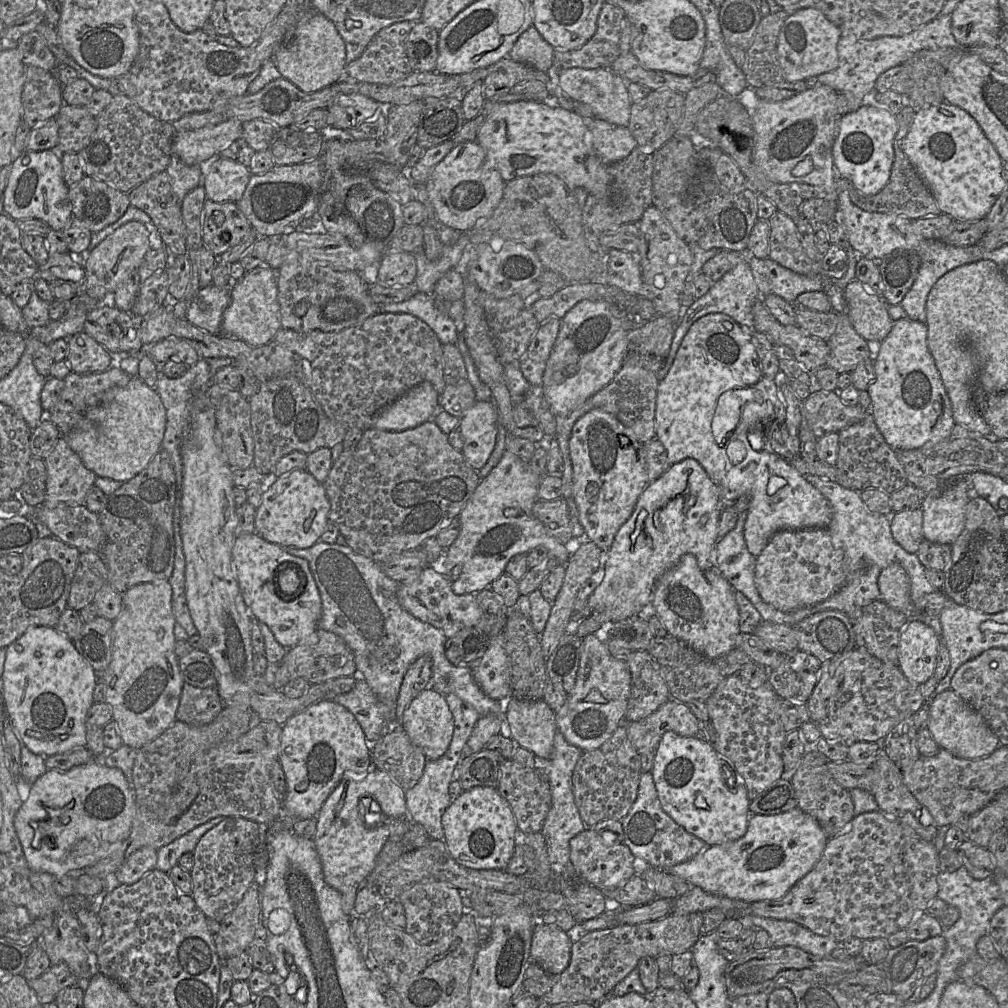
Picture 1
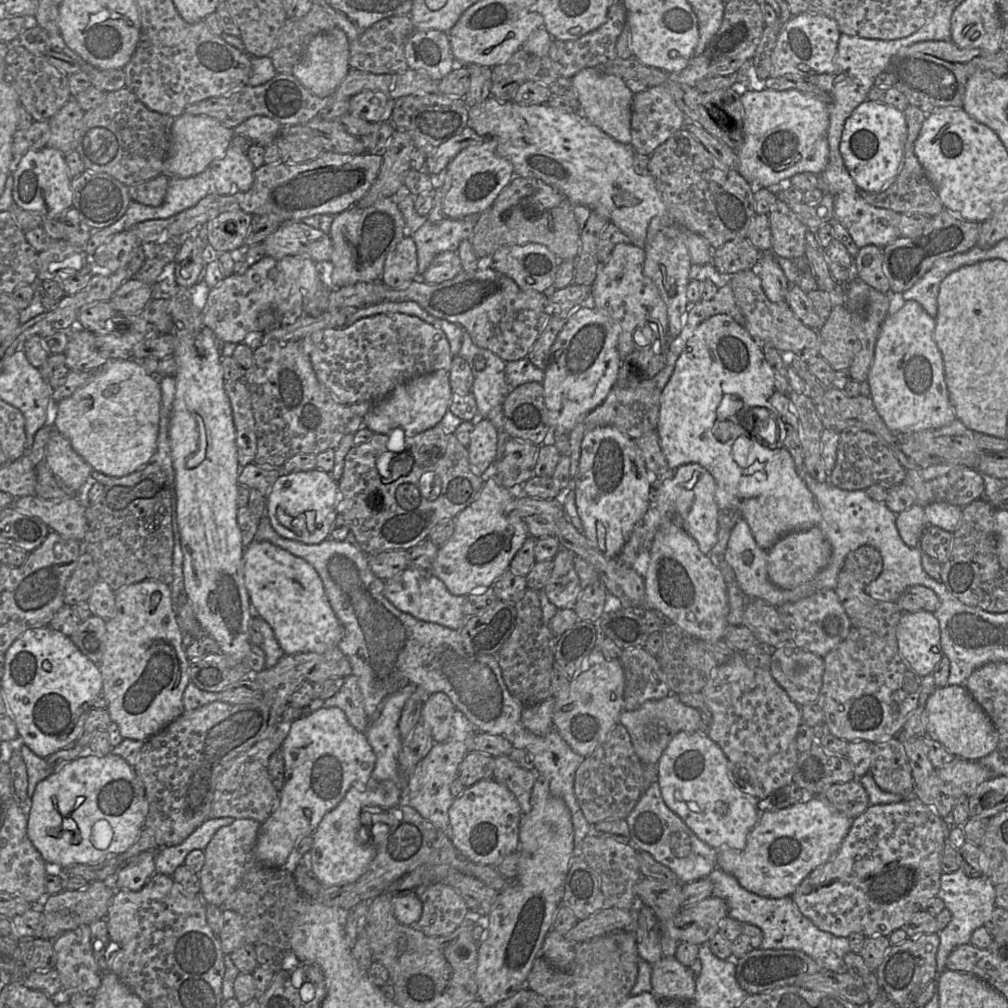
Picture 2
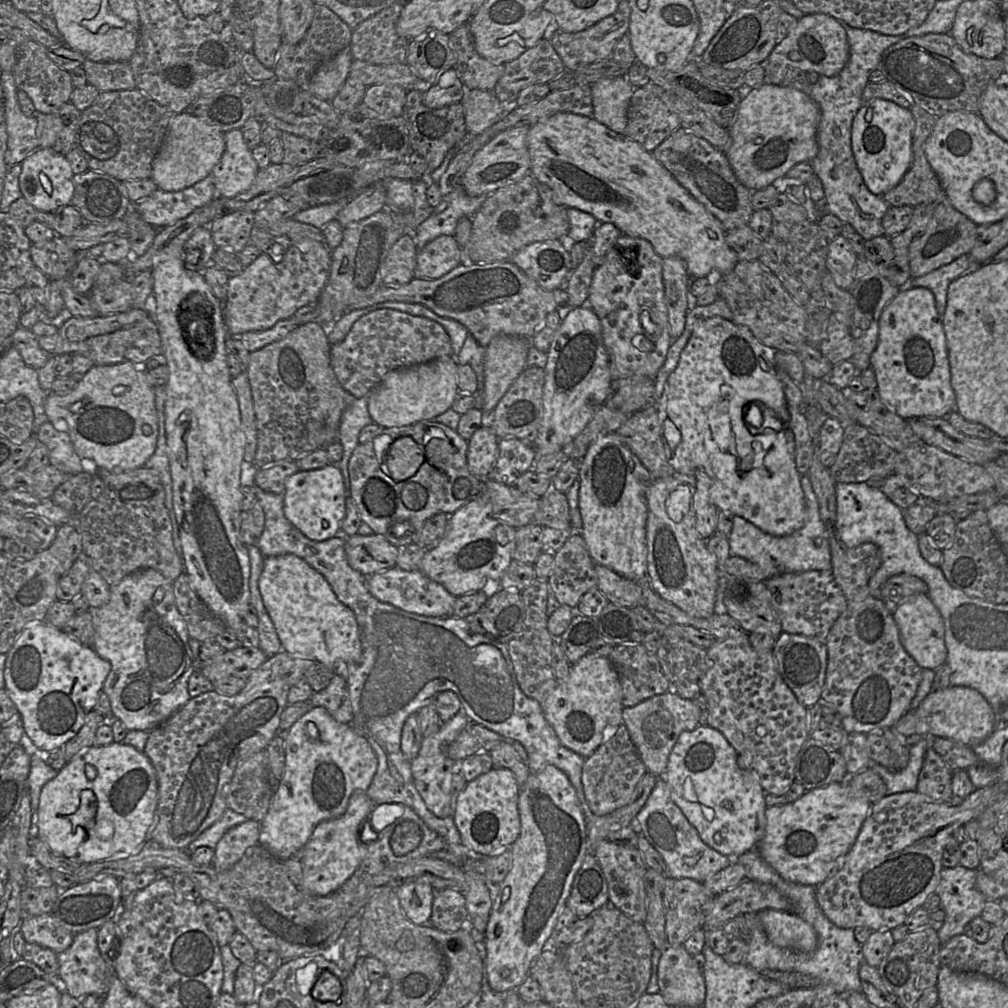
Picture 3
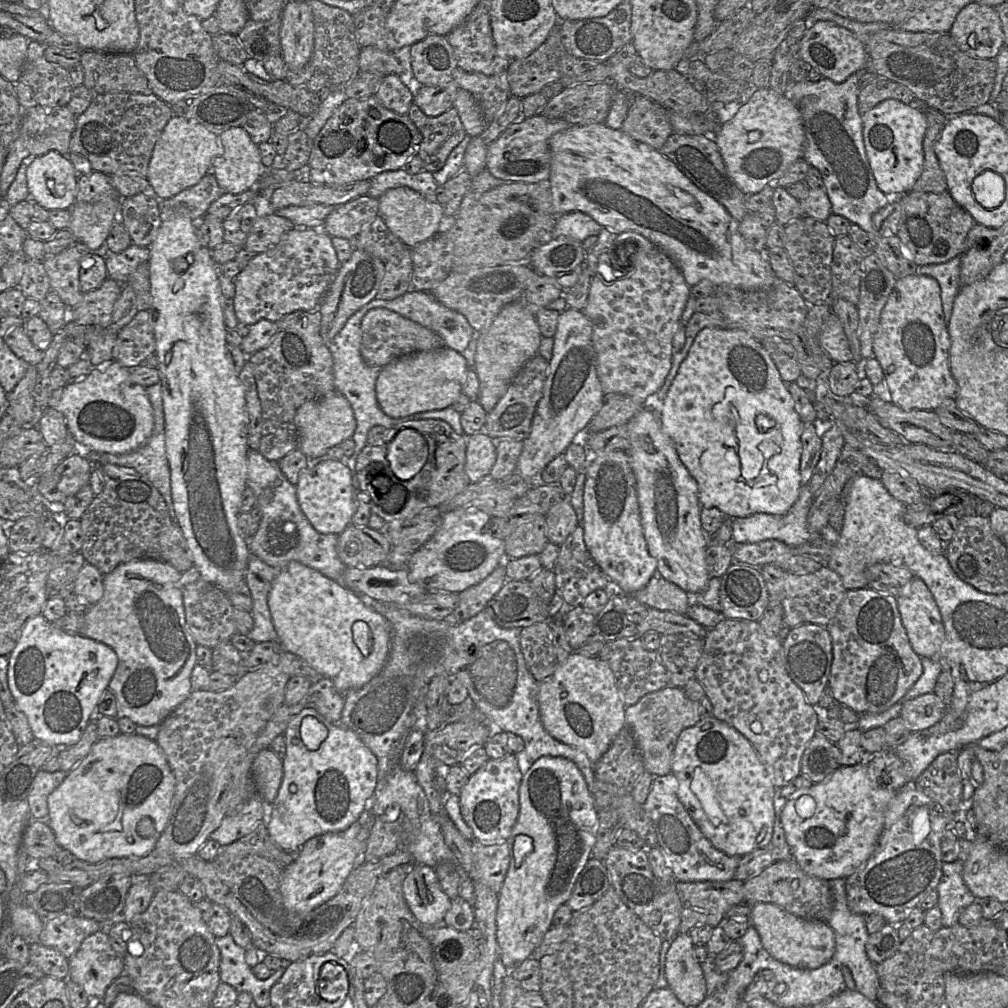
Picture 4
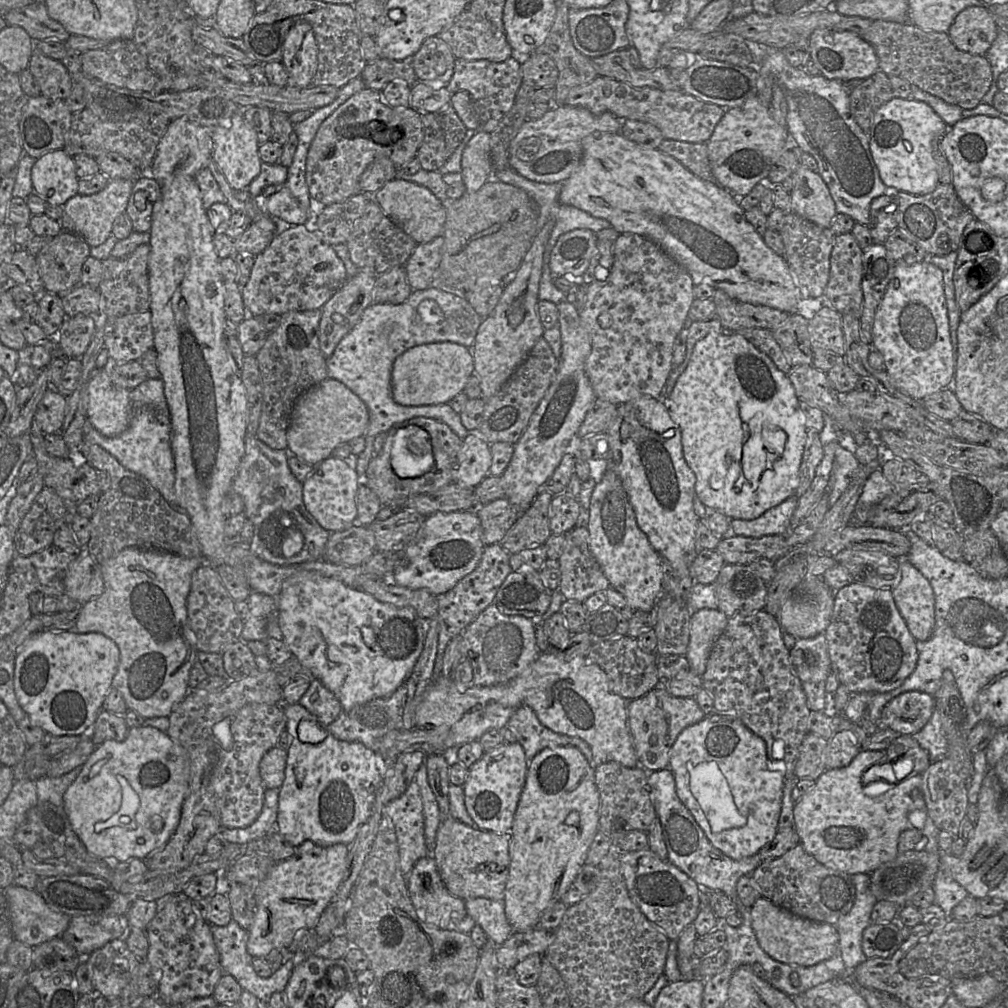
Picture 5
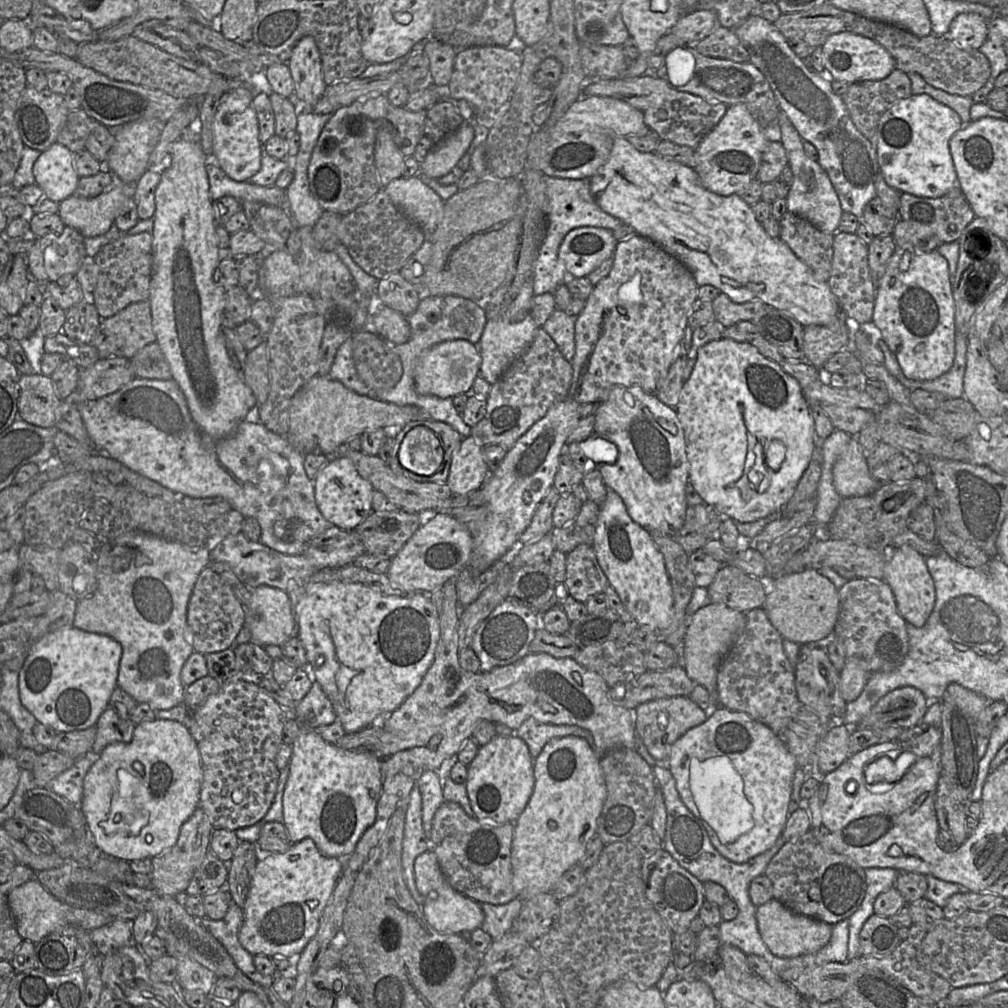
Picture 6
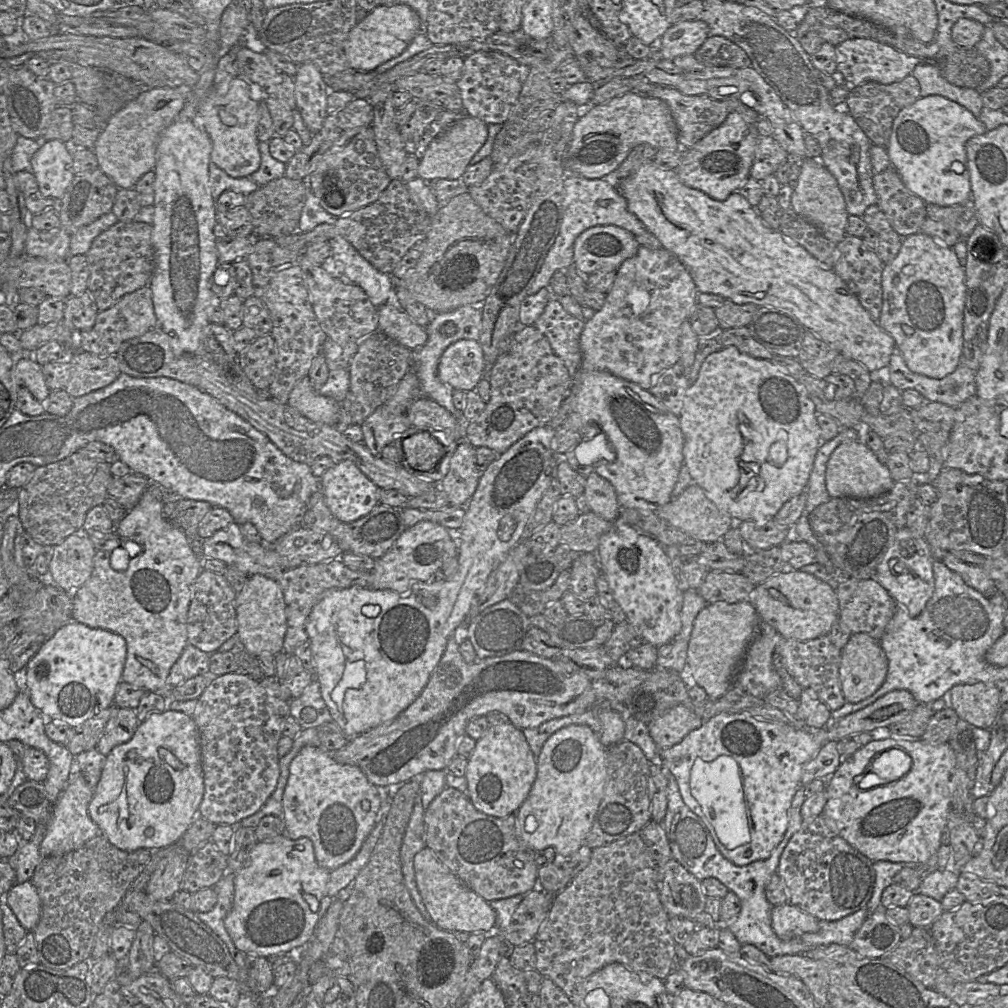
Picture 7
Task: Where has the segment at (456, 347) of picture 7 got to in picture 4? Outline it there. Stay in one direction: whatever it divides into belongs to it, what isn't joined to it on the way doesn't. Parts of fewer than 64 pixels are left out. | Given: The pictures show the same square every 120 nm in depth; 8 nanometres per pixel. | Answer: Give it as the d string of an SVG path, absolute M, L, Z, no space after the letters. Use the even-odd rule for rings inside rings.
M446 346L401 356L382 368L375 386L377 402L391 418L447 408L462 393L468 369L462 353Z

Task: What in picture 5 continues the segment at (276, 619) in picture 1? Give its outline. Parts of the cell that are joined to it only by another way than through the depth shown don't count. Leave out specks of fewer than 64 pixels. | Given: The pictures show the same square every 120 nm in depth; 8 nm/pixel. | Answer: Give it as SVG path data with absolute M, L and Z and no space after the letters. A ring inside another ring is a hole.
M298 571L283 584L280 594L277 597L277 614L278 624L282 632L282 639L300 663L309 669L314 678L321 681L321 683L329 689L339 700L344 712L350 711L354 707L367 703L375 698L383 698L390 696L395 692L411 675L416 662L418 661L424 647L426 634L428 631L428 620L421 618L412 607L396 607L392 604L378 601L372 595L364 592L360 588L350 587L342 581L324 577L312 571ZM362 627L371 627L375 633L376 641L373 647L368 647L362 637Z

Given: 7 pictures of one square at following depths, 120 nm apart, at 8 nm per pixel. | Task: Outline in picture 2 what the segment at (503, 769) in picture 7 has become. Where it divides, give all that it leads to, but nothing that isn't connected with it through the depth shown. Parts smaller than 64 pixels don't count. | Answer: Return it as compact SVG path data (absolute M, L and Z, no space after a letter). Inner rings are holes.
M483 779L456 797L449 810L449 837L455 848L467 859L479 865L496 866L504 857L518 851L522 812L514 794L495 779Z

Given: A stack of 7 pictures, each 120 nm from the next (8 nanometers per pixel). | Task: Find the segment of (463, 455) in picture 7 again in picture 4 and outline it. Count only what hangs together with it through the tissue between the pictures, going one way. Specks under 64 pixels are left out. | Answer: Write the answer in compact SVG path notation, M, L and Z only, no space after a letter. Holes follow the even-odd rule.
M485 431L467 436L465 473L470 483L490 475L497 460L496 443Z

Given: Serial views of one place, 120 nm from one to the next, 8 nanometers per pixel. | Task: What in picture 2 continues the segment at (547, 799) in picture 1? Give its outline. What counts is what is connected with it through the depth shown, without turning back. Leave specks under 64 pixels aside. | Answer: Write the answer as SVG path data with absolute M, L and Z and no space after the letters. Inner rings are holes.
M509 756L495 757L494 777L498 783L506 786L516 797L522 814L531 810L531 793L536 780L534 770L518 766Z

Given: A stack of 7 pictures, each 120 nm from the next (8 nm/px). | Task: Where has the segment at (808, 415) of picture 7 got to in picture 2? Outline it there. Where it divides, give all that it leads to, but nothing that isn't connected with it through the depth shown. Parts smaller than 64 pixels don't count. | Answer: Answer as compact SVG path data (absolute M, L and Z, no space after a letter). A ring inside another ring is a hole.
M726 314L714 315L709 319L705 320L696 328L693 335L688 339L685 349L680 354L676 362L674 372L670 377L670 380L661 392L660 412L657 425L657 432L660 439L660 445L670 468L676 470L678 467L688 463L698 463L702 467L704 467L713 476L716 482L715 498L720 510L725 508L733 508L738 510L741 513L742 518L745 519L748 523L757 545L760 548L767 551L769 551L769 549L782 536L784 536L787 533L808 530L814 526L818 526L821 520L821 514L817 506L817 503L812 493L808 489L806 483L804 482L801 476L801 471L796 468L794 460L786 448L780 447L776 449L770 449L760 440L746 432L746 430L743 429L743 425L739 423L739 412L737 416L732 416L728 420L723 421L728 424L728 431L730 431L730 438L726 442L720 442L715 436L715 423L717 408L724 395L734 394L739 396L742 399L742 401L744 401L744 399L747 399L747 397L770 398L775 391L776 389L774 386L773 372L766 358L764 357L762 345L750 335L750 333L744 326L738 324L730 316Z

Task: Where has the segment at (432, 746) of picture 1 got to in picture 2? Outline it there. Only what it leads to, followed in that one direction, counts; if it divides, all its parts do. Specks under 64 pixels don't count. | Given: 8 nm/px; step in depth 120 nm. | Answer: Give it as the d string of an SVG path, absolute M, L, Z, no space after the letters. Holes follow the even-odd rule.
M443 692L431 694L423 703L421 721L428 725L435 743L442 743L449 737L455 710L455 705Z

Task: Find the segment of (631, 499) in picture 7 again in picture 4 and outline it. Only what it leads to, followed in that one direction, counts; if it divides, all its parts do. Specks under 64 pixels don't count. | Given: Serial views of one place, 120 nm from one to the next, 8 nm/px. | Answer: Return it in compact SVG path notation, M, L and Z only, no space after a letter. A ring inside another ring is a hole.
M644 407L627 423L630 441L628 457L636 479L641 523L649 554L657 561L657 574L676 584L690 595L704 591L710 580L706 564L706 536L701 527L699 489L697 482L681 462L673 440L662 430L657 413Z

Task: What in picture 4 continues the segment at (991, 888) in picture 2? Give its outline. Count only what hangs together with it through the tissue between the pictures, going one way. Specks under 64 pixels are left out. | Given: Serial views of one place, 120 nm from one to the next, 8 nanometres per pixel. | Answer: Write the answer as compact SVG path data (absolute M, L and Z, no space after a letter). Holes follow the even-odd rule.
M944 862L942 877L936 887L938 893L937 907L941 910L942 926L950 927L958 923L961 911L977 899L965 884L963 862Z

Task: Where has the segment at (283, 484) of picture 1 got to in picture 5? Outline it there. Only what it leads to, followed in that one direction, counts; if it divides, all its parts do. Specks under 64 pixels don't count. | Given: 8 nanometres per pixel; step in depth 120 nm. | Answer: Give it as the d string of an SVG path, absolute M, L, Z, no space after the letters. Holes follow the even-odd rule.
M329 456L314 466L303 483L303 502L318 524L329 532L344 531L357 522L356 494L359 477L352 460Z

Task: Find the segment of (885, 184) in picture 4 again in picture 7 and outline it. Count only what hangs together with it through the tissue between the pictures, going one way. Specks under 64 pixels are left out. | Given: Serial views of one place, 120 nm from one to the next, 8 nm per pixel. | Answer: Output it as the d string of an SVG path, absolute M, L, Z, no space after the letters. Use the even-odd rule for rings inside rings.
M929 95L899 112L887 152L904 185L926 204L958 205L971 199L966 143L987 131L984 123L960 104L940 95Z

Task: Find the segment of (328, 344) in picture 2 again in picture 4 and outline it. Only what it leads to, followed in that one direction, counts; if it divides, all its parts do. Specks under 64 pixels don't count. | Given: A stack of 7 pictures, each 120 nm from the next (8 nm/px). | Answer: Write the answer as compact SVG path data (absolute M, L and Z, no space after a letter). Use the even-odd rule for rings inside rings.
M374 308L362 319L360 352L369 365L385 367L401 356L441 347L444 347L444 342L440 335L389 309Z

